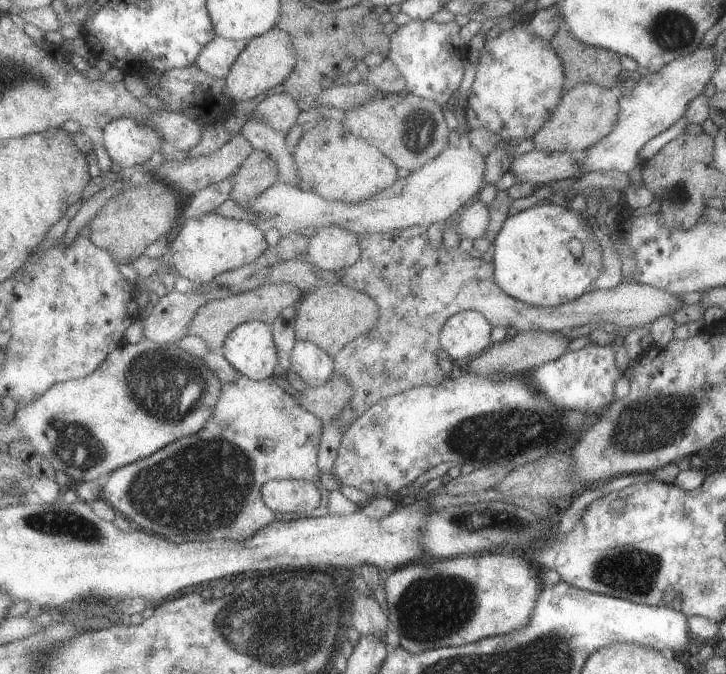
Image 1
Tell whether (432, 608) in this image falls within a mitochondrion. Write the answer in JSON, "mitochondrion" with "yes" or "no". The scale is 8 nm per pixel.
{"mitochondrion":"yes"}

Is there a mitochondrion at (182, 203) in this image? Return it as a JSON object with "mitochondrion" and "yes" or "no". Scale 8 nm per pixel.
{"mitochondrion":"no"}

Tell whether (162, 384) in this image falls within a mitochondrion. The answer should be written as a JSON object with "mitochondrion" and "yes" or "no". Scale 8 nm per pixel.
{"mitochondrion":"yes"}

